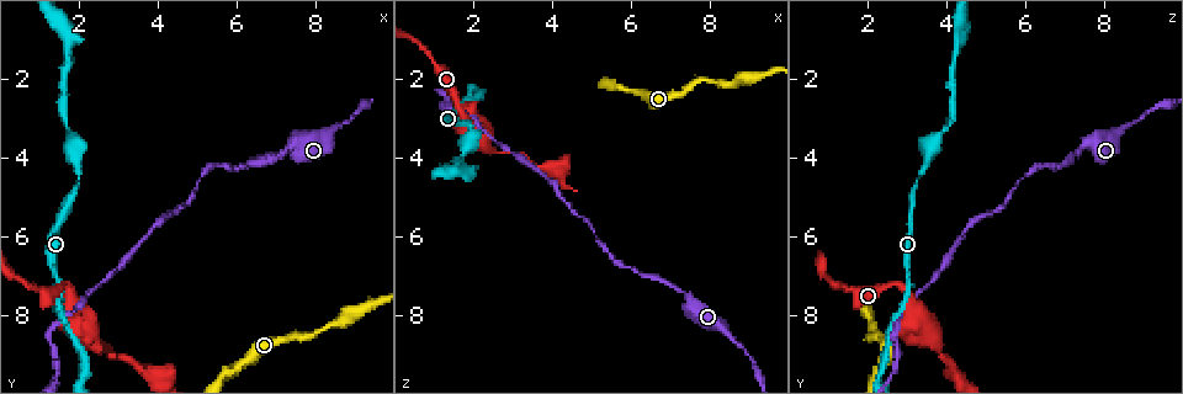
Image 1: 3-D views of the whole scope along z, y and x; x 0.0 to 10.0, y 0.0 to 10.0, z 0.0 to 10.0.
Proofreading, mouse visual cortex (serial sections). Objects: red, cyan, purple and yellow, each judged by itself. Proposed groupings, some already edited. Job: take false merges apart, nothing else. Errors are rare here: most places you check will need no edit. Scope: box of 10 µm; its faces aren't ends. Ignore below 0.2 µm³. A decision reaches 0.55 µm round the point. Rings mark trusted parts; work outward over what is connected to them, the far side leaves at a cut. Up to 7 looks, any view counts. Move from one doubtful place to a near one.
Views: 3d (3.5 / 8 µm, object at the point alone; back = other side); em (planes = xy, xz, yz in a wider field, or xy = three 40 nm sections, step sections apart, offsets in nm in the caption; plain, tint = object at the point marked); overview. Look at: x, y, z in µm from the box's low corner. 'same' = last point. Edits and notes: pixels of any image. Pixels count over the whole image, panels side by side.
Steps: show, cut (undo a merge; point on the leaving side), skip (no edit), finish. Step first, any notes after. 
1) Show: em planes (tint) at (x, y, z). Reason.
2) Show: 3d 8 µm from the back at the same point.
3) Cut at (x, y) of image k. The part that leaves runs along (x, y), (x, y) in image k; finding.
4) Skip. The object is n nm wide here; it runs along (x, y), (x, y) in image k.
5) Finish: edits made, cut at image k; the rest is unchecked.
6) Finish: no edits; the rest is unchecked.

Show: 3d 3.5 µm at (1.55, 8.10, 2.80). Narrows sharply.

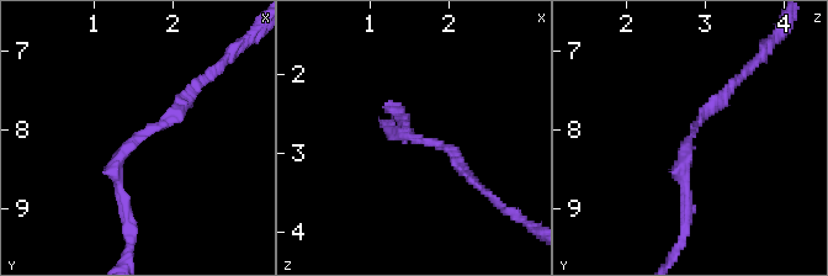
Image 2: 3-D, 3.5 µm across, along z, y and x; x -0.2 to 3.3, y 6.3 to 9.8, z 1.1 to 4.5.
Show: em xy step 3 (tint) at (1.60, 8.10, 2.80). The arms are 150, 150 nm wide; shape alone is not enough.

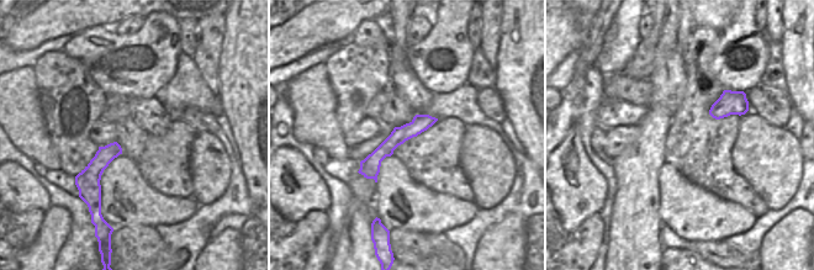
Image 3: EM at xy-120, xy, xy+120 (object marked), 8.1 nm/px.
Skip. It runs along (432, 120), (400, 134), (363, 170) in image 3; all the same cell.

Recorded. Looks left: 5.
Show: 3d 8 µm at (1.75, 0.90, 4.30). Sudden change in width.

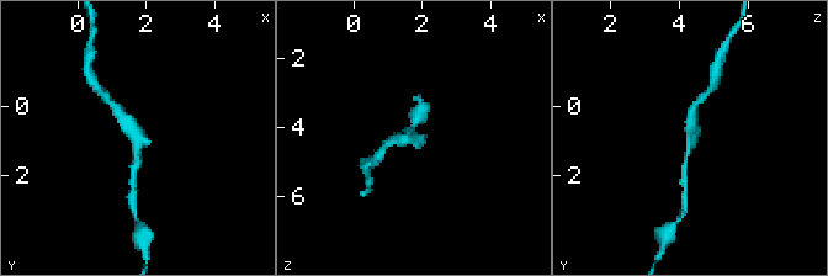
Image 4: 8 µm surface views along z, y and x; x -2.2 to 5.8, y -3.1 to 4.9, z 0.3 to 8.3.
Show: 3d 3.5 µm at the same point.

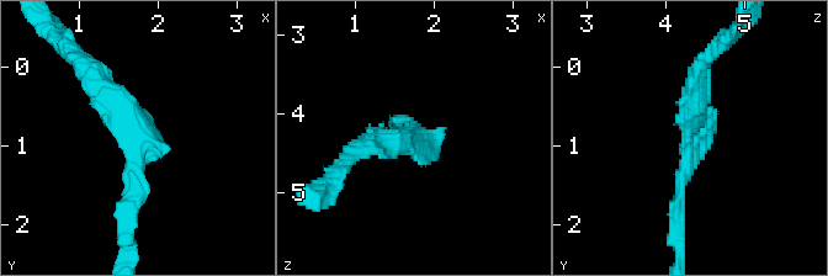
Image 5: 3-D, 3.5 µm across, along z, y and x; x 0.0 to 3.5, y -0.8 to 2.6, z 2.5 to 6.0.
Show: em xy step 2 (tint) at (1.75, 0.90, 4.30). The arms are 200, 350 nm wide.

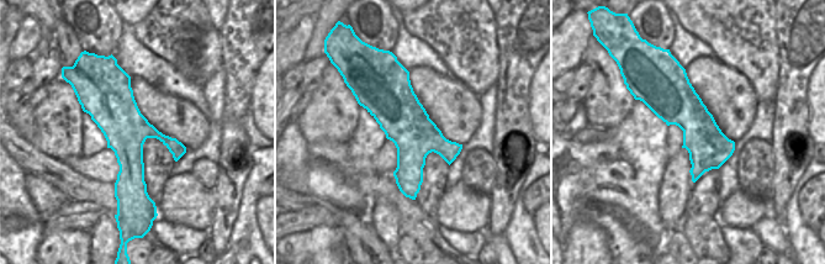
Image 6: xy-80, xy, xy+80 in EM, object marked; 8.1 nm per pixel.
Skip. All the same cell.

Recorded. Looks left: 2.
Finish: no edits; the rest is unchecked.

